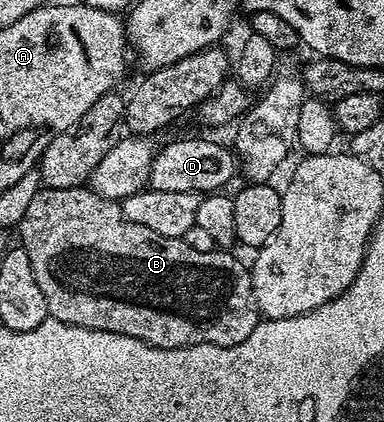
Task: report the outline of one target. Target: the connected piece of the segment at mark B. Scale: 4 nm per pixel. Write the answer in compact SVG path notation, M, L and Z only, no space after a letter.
M90 186L69 189L43 187L35 194L33 201L29 201L29 209L25 209L25 217L21 217L17 234L19 234L18 242L25 249L25 253L29 253L29 265L33 265L33 277L37 277L37 285L41 285L41 293L45 293L48 316L62 323L68 323L74 327L88 327L90 331L121 333L134 339L142 339L144 343L154 347L192 347L194 343L212 343L218 347L232 347L245 341L245 337L249 337L249 333L253 333L253 329L261 322L259 306L255 304L250 270L245 269L245 263L243 267L242 261L237 256L231 255L235 253L227 249L201 253L197 249L189 249L184 239L161 237L153 233L153 229L145 229L145 225L137 225L129 221L125 217L122 206L116 200L99 195L92 191Z

